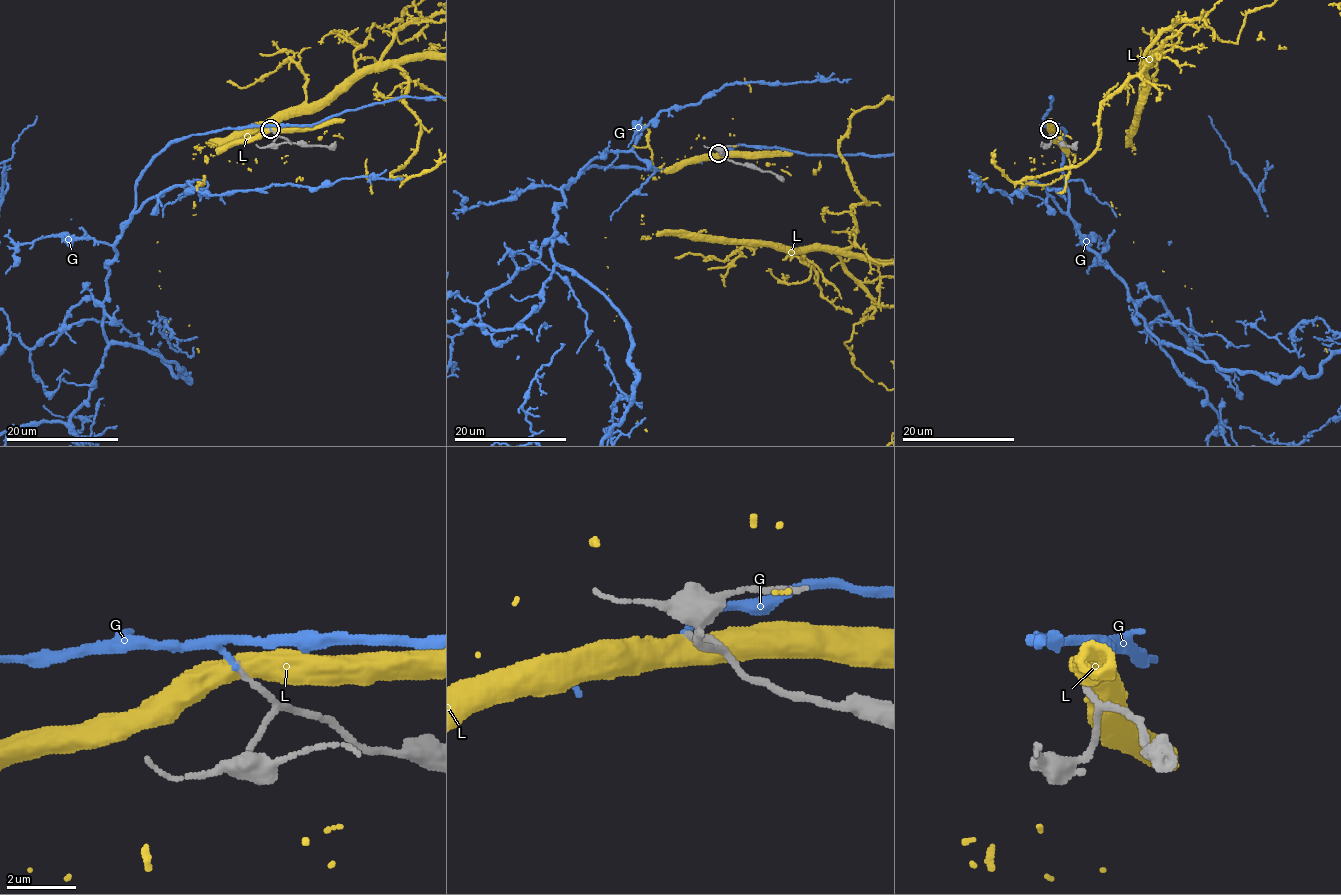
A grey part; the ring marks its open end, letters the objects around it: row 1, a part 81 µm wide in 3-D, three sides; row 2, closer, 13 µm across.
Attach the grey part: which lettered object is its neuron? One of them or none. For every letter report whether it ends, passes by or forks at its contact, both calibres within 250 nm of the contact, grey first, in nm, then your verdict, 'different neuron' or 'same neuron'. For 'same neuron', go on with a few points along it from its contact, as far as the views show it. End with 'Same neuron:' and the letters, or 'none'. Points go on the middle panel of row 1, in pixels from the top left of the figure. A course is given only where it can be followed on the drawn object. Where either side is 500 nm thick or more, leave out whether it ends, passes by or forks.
G: it ends | 180/140 nm | same neuron
L: 190/550 nm | different neuron
Same neuron: G

